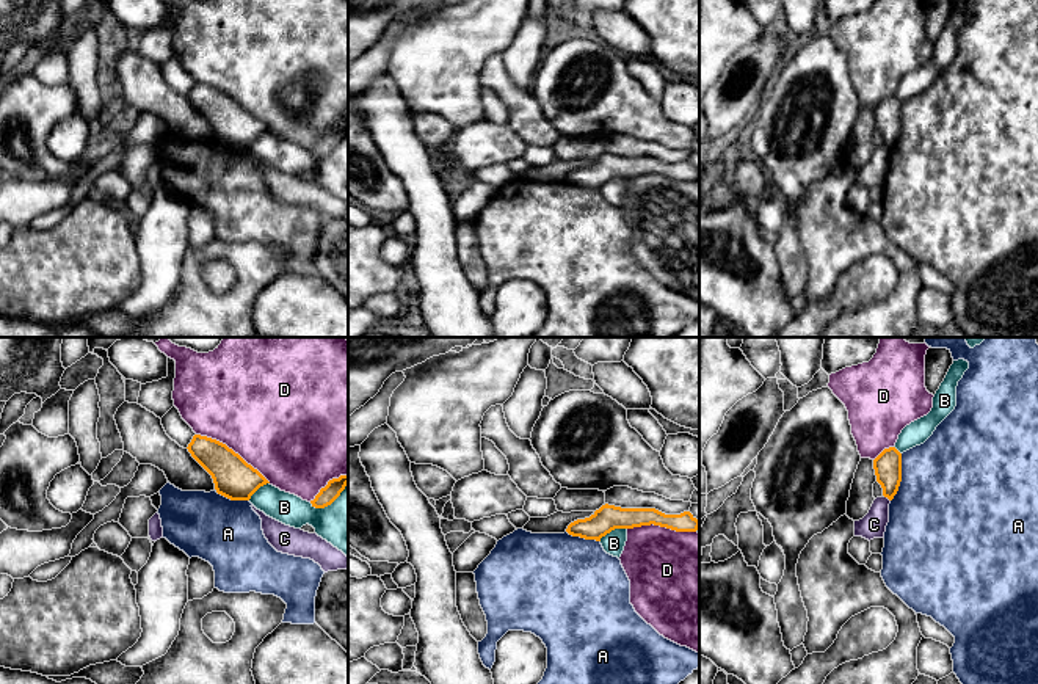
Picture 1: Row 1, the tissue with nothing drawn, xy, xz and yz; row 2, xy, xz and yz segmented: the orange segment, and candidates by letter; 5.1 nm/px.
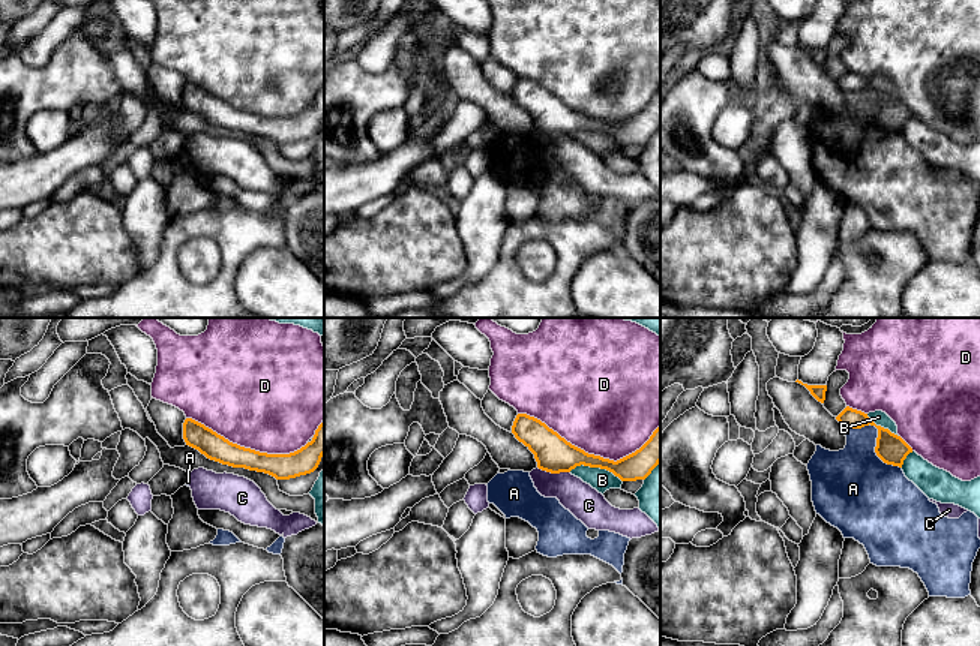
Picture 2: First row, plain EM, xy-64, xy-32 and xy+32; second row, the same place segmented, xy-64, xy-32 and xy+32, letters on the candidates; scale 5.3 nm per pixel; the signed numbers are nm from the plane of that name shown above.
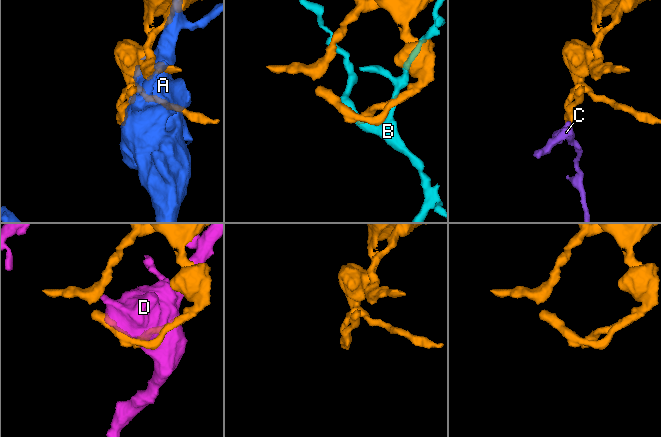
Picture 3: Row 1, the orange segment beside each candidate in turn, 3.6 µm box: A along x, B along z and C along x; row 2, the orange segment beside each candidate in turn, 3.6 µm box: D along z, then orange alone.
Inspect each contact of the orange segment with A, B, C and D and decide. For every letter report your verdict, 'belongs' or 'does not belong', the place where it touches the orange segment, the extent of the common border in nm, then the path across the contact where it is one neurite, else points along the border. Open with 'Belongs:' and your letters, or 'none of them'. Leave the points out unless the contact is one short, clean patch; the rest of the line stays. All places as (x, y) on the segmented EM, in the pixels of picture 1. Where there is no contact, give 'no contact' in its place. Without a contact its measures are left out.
Belongs: none of them
A: does not belong; contact yz (900, 477); length 260 nm
B: does not belong; contact xz (612, 529); length 160 nm
C: does not belong; contact yz (886, 496); length 50 nm; border yz (883, 494), (889, 501)
D: does not belong; contact xy (232, 451); length 460 nm

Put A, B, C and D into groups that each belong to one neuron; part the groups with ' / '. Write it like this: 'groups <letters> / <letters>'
groups A / B / C / D

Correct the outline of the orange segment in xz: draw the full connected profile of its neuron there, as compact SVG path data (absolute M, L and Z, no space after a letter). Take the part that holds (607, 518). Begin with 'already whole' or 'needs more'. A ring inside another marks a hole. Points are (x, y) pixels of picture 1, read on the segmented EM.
already whole; M602 505L590 518L571 522L566 532L572 537L601 541L615 529L633 529L641 526L660 526L676 532L696 532L699 521L690 513L665 515L655 508L621 508Z

